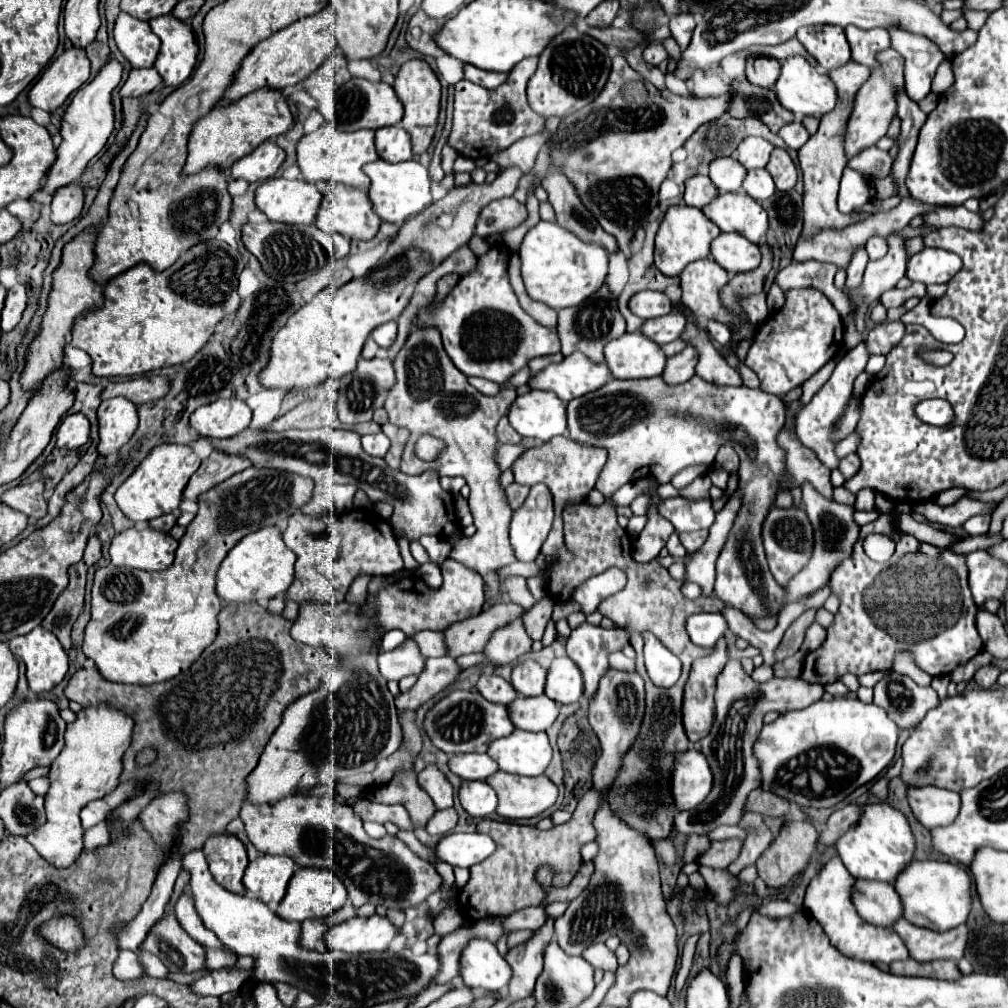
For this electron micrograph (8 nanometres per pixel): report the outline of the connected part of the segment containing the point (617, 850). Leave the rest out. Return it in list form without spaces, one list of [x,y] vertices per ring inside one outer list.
[[[599,807],[593,823],[599,845],[599,855],[593,861],[595,875],[587,891],[573,899],[567,911],[555,921],[557,943],[567,955],[581,955],[585,947],[595,943],[595,937],[601,935],[619,935],[621,943],[629,947],[631,959],[625,967],[617,969],[617,979],[607,991],[603,1005],[627,1007],[627,999],[639,989],[667,995],[677,961],[677,931],[665,909],[659,885],[659,865],[651,851],[651,843],[643,839],[639,831],[631,831],[621,819],[615,819],[609,807]]]

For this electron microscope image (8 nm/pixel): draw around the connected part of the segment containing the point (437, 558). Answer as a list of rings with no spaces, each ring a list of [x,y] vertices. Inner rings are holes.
[[[425,535],[425,537],[419,539],[419,543],[427,549],[431,561],[433,561],[435,565],[441,565],[441,563],[447,559],[449,551],[451,551],[451,545],[449,545],[443,537],[437,537],[437,535],[435,535],[435,537]]]

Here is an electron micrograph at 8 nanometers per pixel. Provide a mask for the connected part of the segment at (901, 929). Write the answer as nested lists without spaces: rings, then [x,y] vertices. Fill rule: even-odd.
[[[901,919],[899,923],[895,923],[895,931],[905,941],[909,955],[913,955],[913,959],[919,963],[937,959],[959,961],[965,955],[965,945],[969,939],[969,931],[965,925],[955,927],[955,931],[939,933]]]

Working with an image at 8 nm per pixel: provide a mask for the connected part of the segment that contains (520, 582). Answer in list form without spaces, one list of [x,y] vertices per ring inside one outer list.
[[[509,576],[503,585],[507,593],[511,595],[511,601],[517,603],[517,605],[521,605],[521,607],[525,609],[525,613],[537,603],[537,601],[531,597],[531,591],[527,589],[525,577]]]

